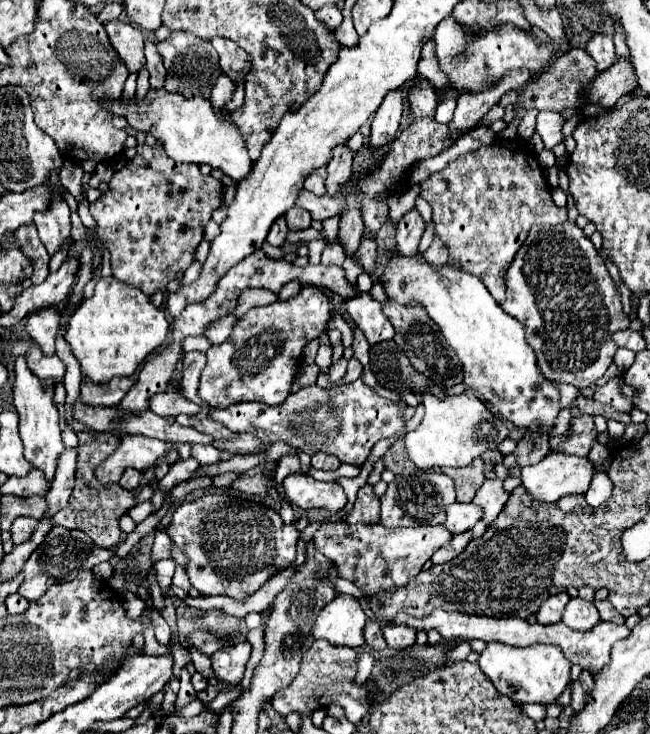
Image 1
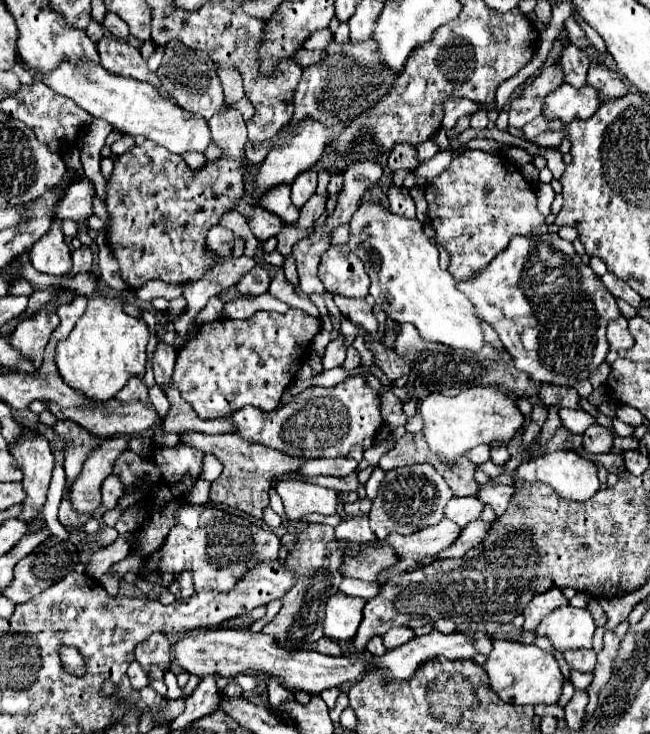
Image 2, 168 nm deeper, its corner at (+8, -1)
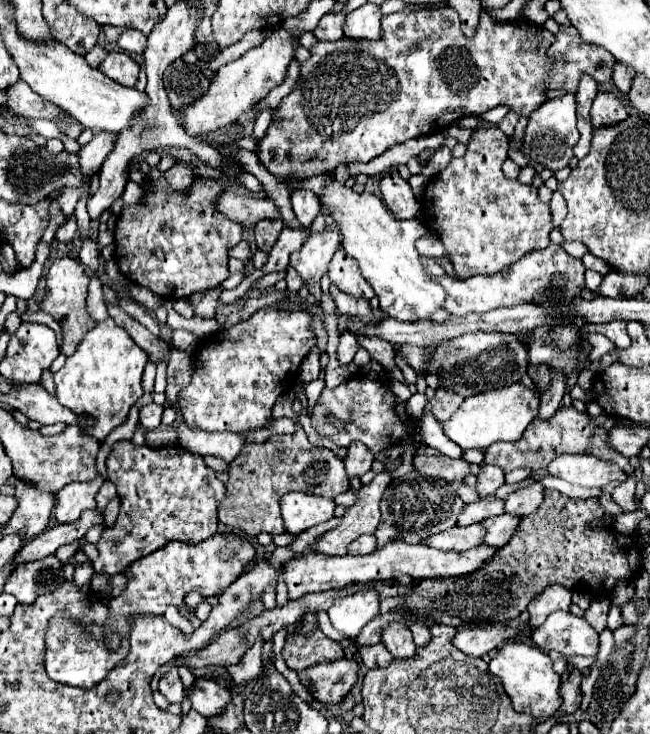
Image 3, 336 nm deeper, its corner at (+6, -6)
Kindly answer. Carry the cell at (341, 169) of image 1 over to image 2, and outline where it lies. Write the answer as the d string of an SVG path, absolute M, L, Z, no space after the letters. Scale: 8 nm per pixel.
M319 193L311 195L311 201L307 201L307 203L301 207L301 217L299 217L299 221L297 221L295 225L297 225L299 229L305 229L305 227L315 225L317 217L323 215L323 211L325 211L325 201L327 201L325 195L319 195Z

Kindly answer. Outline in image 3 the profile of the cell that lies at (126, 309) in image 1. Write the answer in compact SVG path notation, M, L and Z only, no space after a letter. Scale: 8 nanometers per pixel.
M111 318L99 322L89 334L85 334L83 342L77 350L65 360L65 366L55 372L55 388L57 400L73 410L75 414L83 414L95 420L93 428L81 428L85 434L93 436L97 442L103 442L109 432L121 426L131 406L143 396L141 378L147 362L145 350L141 350L121 326L117 326Z

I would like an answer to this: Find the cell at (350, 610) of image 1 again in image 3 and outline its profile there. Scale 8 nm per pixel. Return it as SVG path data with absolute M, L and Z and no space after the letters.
M361 590L351 596L337 598L329 608L329 618L341 634L355 638L361 628L379 614L379 602L381 598L377 590Z

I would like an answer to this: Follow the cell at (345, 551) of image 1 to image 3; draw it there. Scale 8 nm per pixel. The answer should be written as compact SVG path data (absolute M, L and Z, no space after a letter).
M479 522L473 526L465 526L465 528L453 526L447 532L431 536L427 542L431 548L465 552L465 550L471 550L471 548L483 544L483 536L485 536L485 526Z

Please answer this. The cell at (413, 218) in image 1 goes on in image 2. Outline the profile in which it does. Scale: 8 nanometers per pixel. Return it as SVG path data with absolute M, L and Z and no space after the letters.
M391 185L389 191L387 191L387 197L389 197L389 211L393 215L399 215L399 217L415 217L415 203L409 197L409 191L405 187L403 189L395 189Z

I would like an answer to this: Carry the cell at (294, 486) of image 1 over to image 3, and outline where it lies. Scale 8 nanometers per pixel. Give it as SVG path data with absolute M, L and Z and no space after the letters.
M285 494L281 500L281 516L285 532L301 534L303 530L333 518L335 502L311 494Z

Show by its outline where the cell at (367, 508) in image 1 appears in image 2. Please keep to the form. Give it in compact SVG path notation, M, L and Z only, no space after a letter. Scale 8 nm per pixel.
M351 517L345 523L339 523L335 527L335 537L337 539L349 539L349 541L359 541L359 543L369 543L375 537L375 533L369 527L369 519L363 517Z

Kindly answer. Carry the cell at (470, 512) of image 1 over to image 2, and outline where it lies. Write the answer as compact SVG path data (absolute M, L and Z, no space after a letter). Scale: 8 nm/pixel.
M453 497L447 507L445 507L445 517L457 523L459 527L465 527L467 523L479 519L483 511L483 505L479 503L477 497Z

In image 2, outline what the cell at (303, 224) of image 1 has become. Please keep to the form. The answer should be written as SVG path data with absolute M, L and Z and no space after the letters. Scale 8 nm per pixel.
M285 223L283 229L281 229L281 233L277 235L277 239L279 239L277 249L281 251L281 255L291 253L293 245L295 245L299 239L303 239L305 235L309 235L311 231L313 231L313 227L309 227L309 229L297 229L297 231L295 231L295 227L293 227L291 223Z

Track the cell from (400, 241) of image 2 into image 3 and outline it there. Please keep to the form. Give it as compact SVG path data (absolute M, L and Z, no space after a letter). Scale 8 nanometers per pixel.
M335 176L331 184L317 194L317 198L341 232L343 250L357 260L365 280L379 296L379 304L385 314L401 322L415 322L427 320L433 310L441 310L445 290L441 290L441 286L427 276L419 260L419 252L415 250L415 240L427 232L427 226L421 218L395 220L379 196L373 196L371 192L357 194L345 184L339 184Z

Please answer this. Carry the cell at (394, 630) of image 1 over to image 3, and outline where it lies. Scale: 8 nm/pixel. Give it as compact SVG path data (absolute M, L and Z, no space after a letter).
M389 622L387 628L381 632L381 640L393 654L393 658L411 658L417 650L413 636L403 622Z

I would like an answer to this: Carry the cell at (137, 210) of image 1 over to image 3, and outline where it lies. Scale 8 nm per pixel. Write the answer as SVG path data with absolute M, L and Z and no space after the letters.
M153 168L149 172L149 188L145 194L145 204L125 206L115 224L115 248L117 248L115 262L121 274L131 282L149 288L151 292L155 292L165 300L189 298L195 292L217 288L229 276L227 250L237 246L243 238L243 228L237 226L235 222L229 222L223 214L217 214L215 210L215 198L223 190L225 188L221 182L195 178L191 188L185 194L179 194L173 192L173 188L167 184L163 172Z

